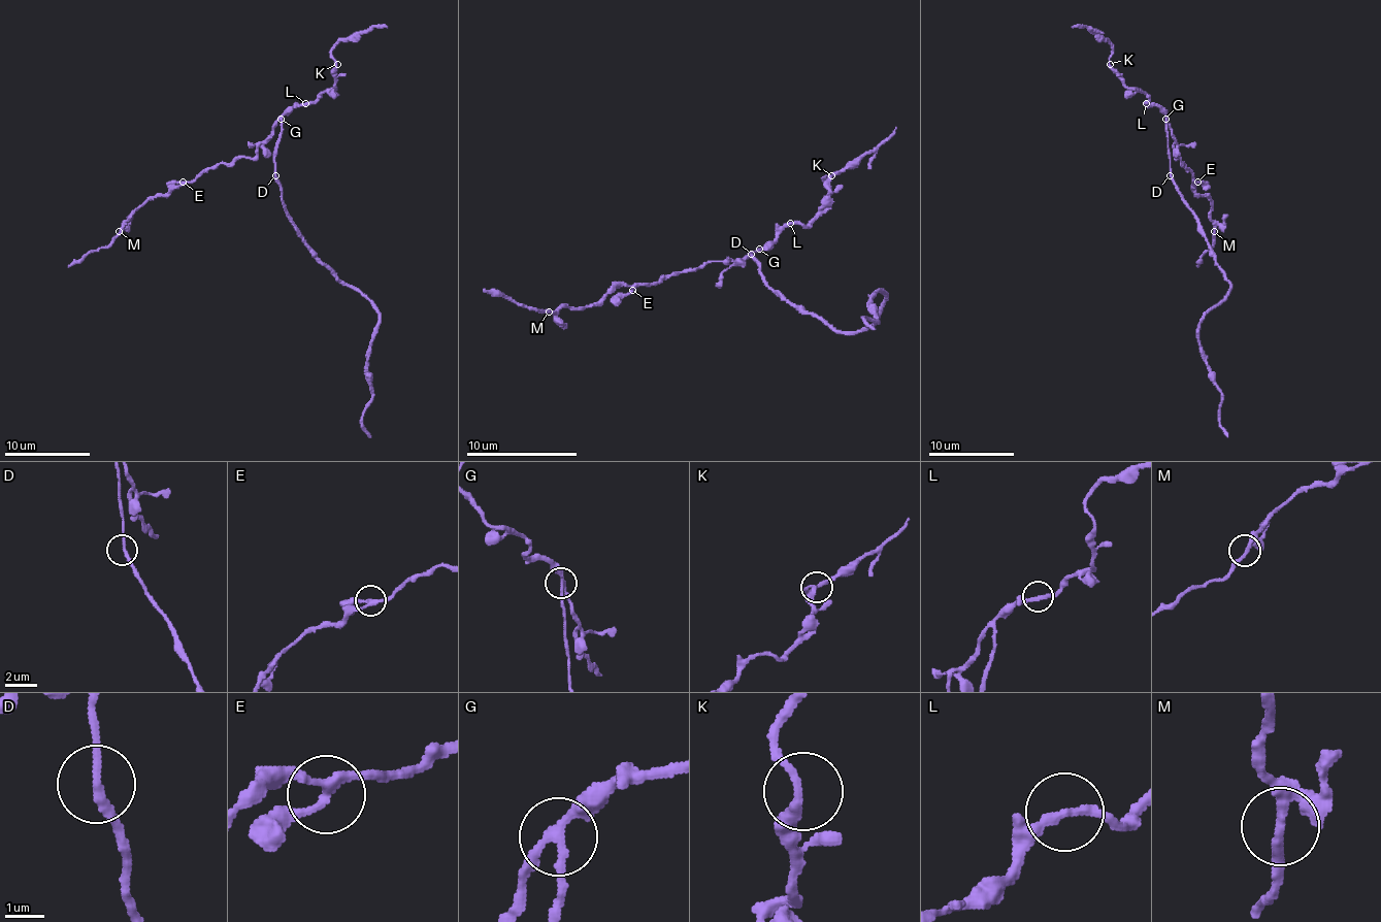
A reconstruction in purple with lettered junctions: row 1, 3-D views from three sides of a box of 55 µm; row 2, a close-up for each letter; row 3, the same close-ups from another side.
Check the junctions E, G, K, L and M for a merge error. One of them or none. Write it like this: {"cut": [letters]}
{"cut": ["G"]}

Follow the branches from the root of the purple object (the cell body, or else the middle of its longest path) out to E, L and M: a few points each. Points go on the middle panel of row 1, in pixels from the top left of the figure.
E: (751, 256), (737, 262), (704, 262), (693, 270), (673, 272), (652, 284), (637, 284), (632, 290)
L: (751, 256), (754, 251), (762, 251), (790, 223)
M: (751, 256), (737, 262), (704, 262), (652, 284), (616, 287), (596, 303), (549, 311)

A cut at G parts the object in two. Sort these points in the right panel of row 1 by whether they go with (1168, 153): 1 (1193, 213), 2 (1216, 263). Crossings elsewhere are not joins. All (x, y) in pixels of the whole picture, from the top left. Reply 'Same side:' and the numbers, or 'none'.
Same side: 1, 2

